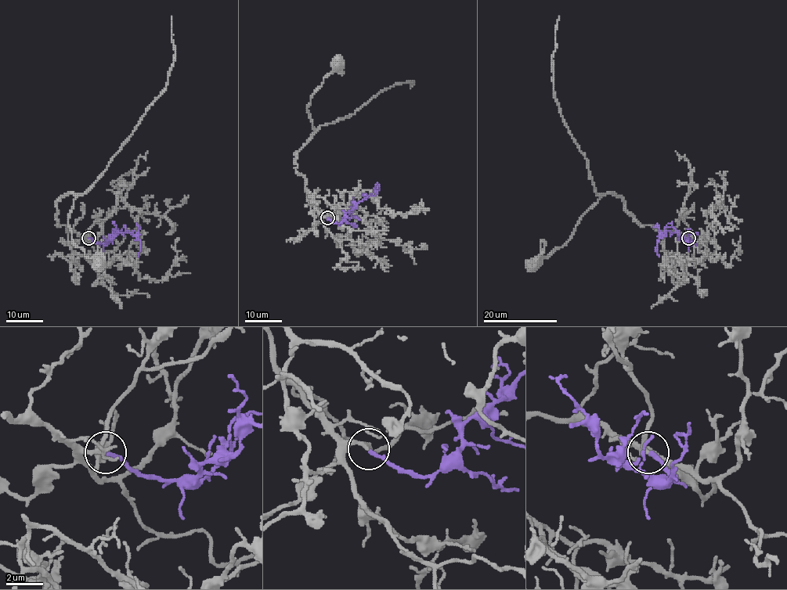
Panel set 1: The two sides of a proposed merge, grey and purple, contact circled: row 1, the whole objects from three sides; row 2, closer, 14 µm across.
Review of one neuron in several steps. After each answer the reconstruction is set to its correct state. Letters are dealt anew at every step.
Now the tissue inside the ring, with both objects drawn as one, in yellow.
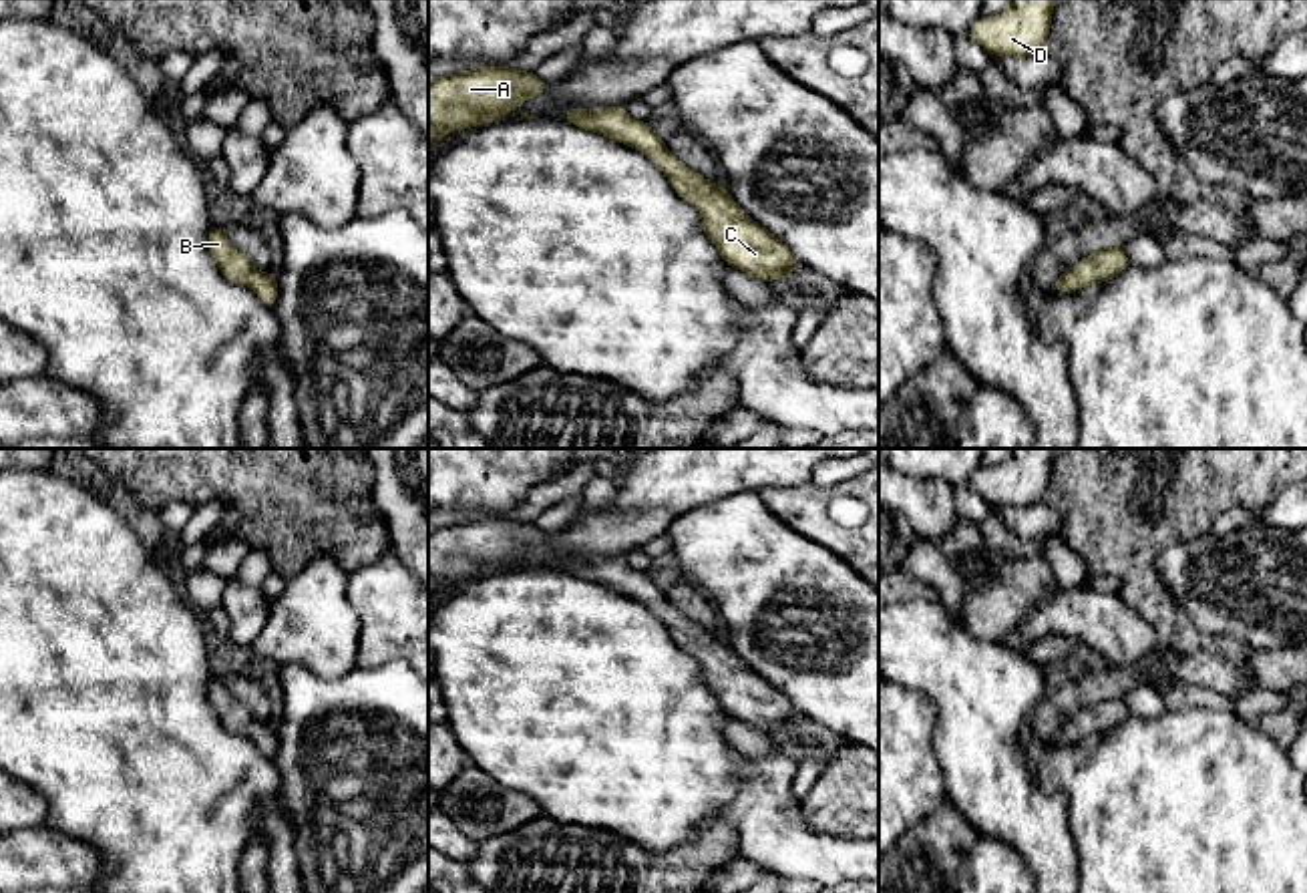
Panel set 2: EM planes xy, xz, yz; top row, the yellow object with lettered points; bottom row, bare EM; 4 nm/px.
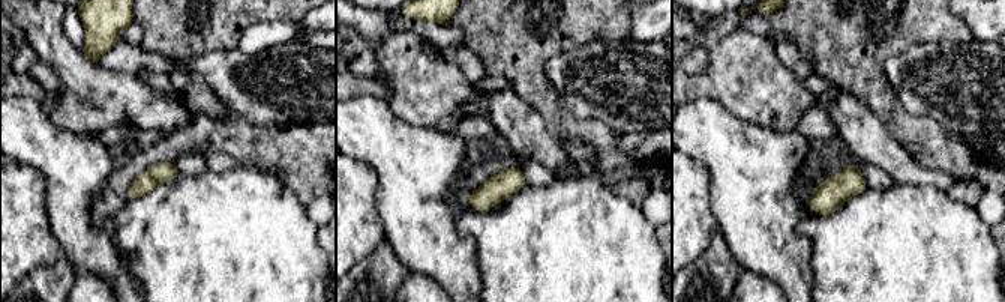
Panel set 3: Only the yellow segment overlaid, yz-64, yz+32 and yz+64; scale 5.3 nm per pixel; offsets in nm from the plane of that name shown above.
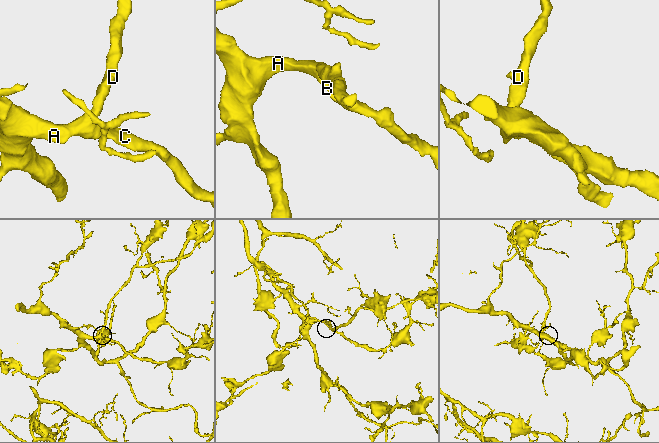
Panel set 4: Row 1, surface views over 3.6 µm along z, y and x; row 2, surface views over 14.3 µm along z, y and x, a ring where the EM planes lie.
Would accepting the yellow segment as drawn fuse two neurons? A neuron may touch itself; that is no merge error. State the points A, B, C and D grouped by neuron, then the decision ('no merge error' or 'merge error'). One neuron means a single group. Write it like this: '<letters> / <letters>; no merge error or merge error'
A B C D; no merge error

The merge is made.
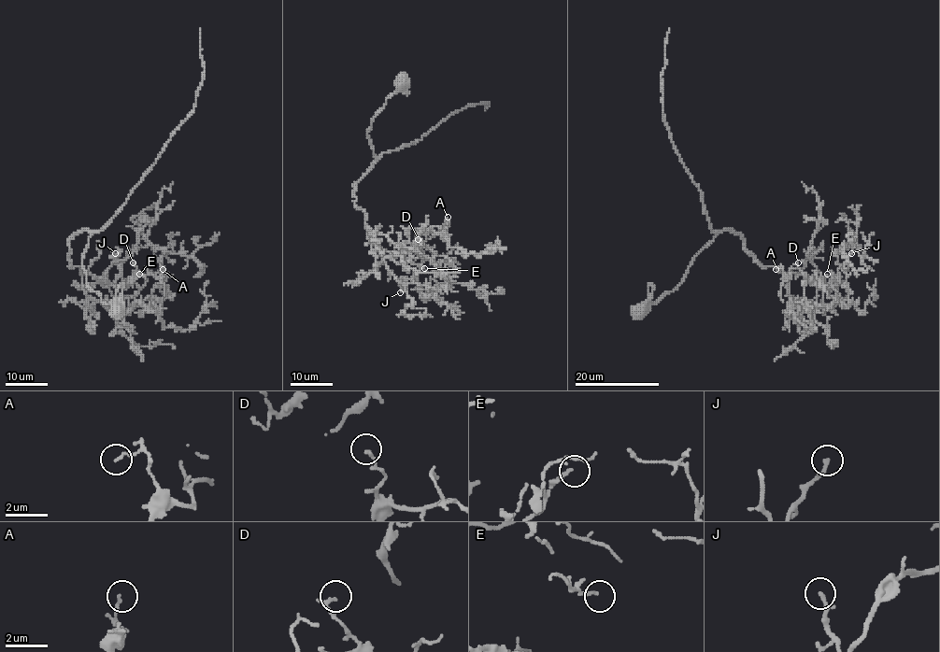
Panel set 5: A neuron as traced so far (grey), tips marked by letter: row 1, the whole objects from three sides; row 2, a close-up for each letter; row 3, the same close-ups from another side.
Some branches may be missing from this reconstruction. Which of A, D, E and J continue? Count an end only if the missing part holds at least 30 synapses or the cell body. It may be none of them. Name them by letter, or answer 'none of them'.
J

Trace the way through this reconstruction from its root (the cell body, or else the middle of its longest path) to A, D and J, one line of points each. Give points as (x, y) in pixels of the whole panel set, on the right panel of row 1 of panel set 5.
A: (640, 309), (672, 292), (692, 258), (723, 230), (734, 231), (764, 268), (805, 273), (822, 287), (776, 269)
D: (640, 309), (672, 292), (723, 230), (734, 231), (764, 268), (805, 273), (822, 287), (804, 279), (798, 262)
J: (640, 309), (672, 292), (692, 258), (723, 230), (734, 231), (764, 268), (805, 273), (830, 287), (851, 253)

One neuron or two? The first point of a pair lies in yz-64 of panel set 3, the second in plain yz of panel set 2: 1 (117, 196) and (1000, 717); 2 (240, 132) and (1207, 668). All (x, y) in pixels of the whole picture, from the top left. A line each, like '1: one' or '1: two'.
1: two
2: one

